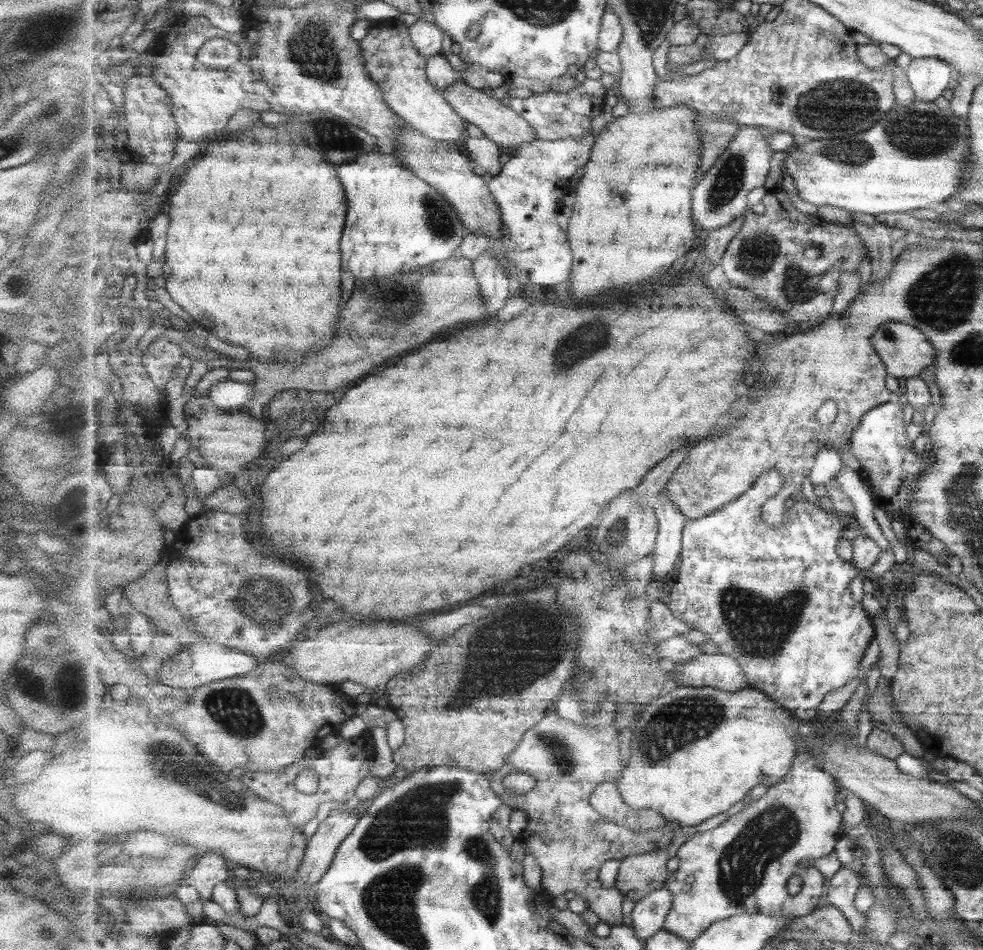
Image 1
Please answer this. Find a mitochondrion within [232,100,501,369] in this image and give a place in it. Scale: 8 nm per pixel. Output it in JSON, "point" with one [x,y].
{"point":[331,134]}

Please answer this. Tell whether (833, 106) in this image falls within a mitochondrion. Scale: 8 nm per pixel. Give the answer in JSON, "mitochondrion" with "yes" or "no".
{"mitochondrion":"yes"}

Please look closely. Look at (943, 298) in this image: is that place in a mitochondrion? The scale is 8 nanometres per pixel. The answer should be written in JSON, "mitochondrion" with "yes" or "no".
{"mitochondrion":"yes"}

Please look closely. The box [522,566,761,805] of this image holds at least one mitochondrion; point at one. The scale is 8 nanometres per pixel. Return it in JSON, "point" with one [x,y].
{"point":[691,718]}

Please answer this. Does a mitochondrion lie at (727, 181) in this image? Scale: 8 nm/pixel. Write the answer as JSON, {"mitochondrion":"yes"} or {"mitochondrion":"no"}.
{"mitochondrion":"yes"}

